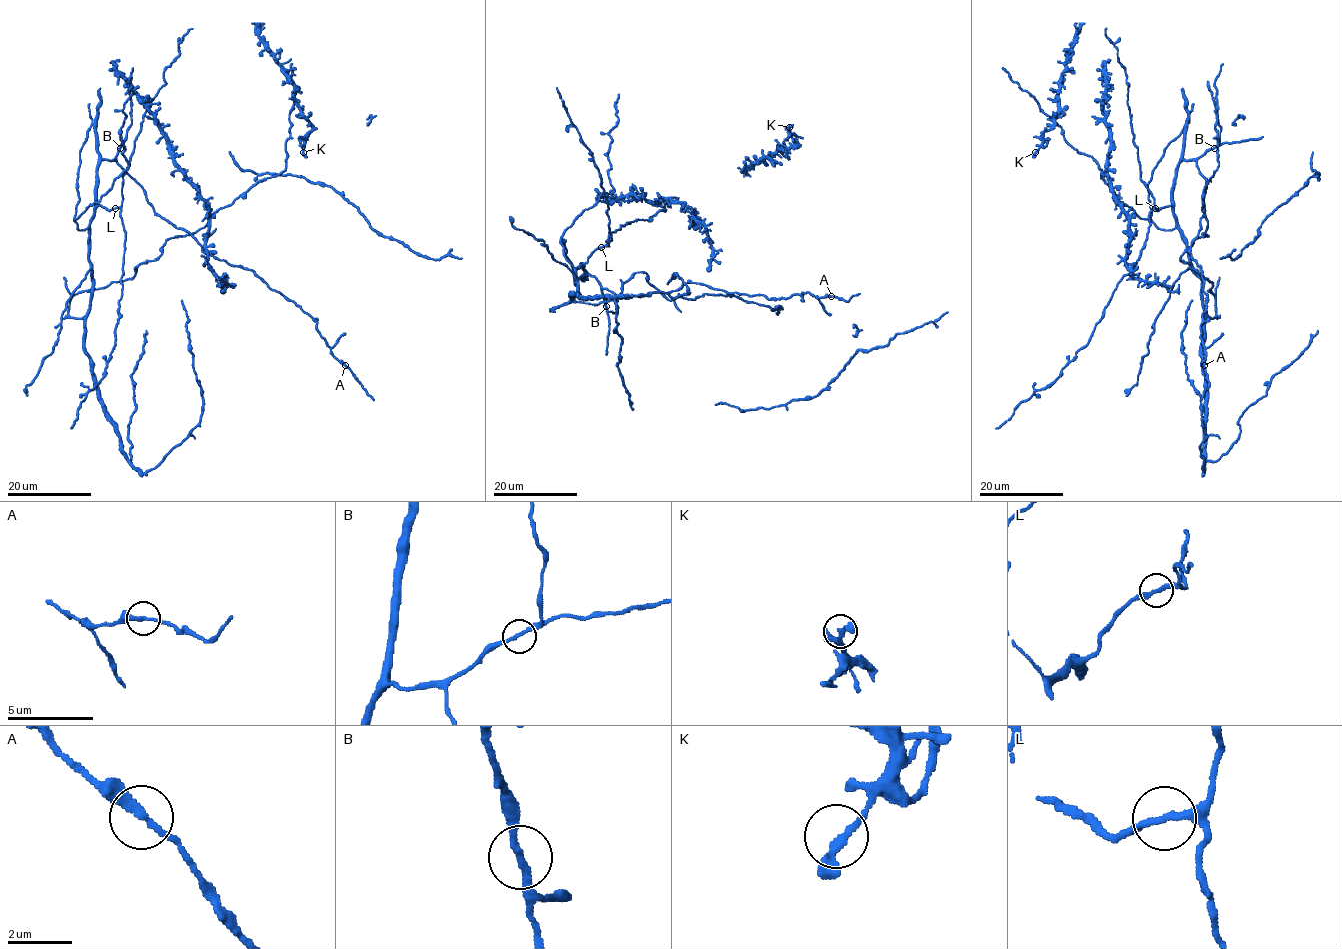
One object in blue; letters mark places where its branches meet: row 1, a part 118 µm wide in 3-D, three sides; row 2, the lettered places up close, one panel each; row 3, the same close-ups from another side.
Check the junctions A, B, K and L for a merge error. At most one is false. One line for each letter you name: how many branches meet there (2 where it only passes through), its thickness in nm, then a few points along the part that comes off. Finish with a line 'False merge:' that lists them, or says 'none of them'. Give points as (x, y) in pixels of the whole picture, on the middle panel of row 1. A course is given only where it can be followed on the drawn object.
False merge: none of them

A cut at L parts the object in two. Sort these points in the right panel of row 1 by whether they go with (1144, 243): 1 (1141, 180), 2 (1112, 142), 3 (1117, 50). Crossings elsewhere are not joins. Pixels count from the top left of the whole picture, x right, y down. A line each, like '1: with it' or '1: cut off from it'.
1: with it
2: cut off from it
3: with it

